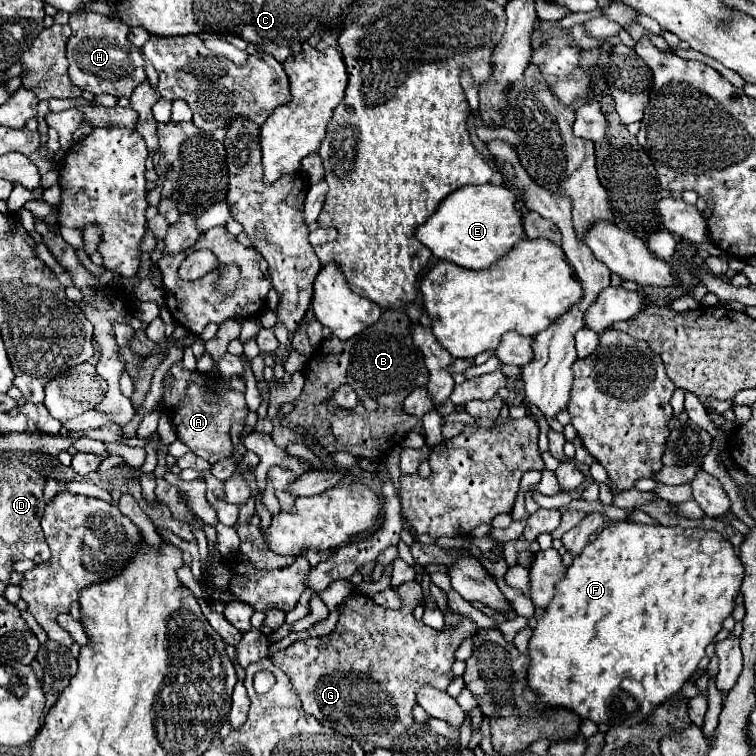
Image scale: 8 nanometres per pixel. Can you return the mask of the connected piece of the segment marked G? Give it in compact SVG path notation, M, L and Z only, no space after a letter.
M403 583L401 585L401 607L399 609L383 609L373 603L367 595L347 597L347 601L339 607L341 615L335 629L325 637L309 637L303 641L295 641L289 647L271 655L271 661L291 679L291 685L303 705L303 711L313 715L321 725L327 725L347 737L353 739L367 739L369 735L377 733L377 747L391 749L391 741L403 733L413 723L413 705L415 691L421 685L433 685L437 689L447 689L453 681L453 653L461 645L463 639L477 633L477 623L469 617L461 617L457 629L437 631L425 625L423 621L415 621L413 609L417 599L421 597L419 583Z

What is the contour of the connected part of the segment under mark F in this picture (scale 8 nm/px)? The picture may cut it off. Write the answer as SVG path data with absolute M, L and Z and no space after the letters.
M613 523L607 529L603 529L593 543L589 543L581 555L577 555L571 563L571 567L565 571L563 581L557 585L557 593L551 599L551 605L547 605L543 617L537 621L533 629L533 637L529 641L529 689L537 695L537 709L569 709L577 713L581 719L589 719L593 723L605 723L605 725L637 725L645 723L647 717L653 713L655 707L659 707L663 701L673 697L683 689L691 673L697 669L699 661L705 657L707 645L713 641L713 637L721 631L721 623L731 615L735 603L735 595L741 589L743 581L743 565L741 559L735 555L735 549L729 541L725 541L715 530L707 529L681 529L681 527L665 527L665 525L641 525L641 523Z

